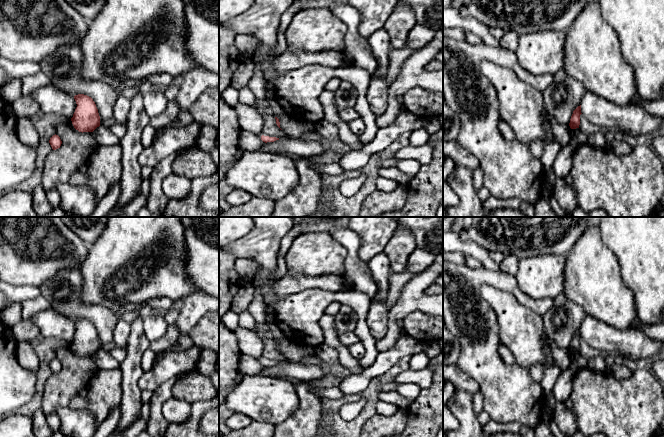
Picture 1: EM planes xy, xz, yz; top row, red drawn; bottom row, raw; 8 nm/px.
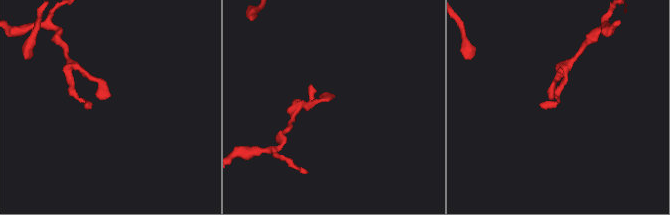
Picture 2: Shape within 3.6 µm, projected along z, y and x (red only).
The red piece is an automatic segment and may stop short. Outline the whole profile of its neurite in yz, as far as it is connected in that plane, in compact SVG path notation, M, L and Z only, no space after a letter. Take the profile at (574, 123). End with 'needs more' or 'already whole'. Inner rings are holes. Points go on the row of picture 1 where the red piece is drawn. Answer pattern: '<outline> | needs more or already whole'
M581 105L578 106L574 111L570 119L569 126L571 129L579 128L580 125L580 115L581 115Z | already whole

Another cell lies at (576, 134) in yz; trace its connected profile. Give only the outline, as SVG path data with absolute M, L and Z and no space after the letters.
M579 128L571 129L571 139L582 144L586 144L588 136L586 136Z

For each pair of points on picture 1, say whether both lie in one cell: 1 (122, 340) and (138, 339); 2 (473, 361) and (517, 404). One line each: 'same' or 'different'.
1: different
2: same

